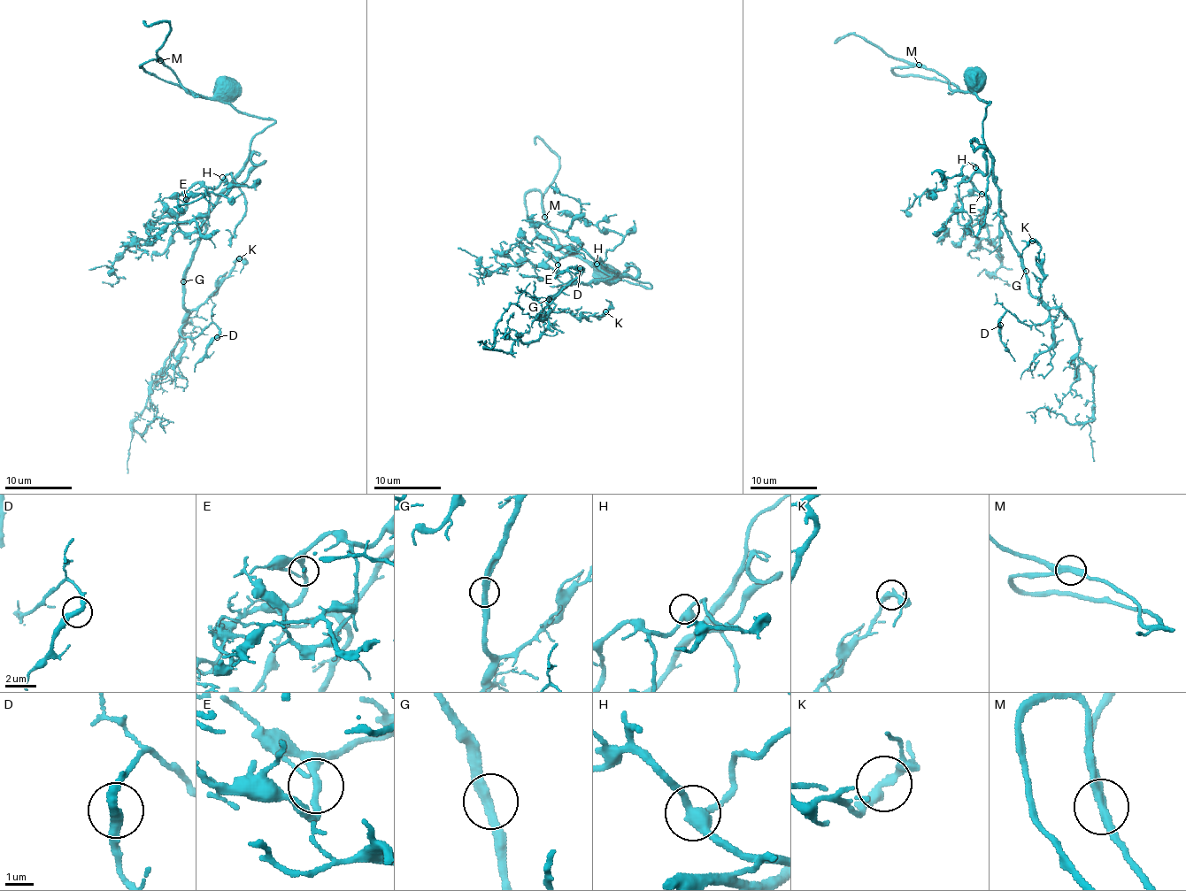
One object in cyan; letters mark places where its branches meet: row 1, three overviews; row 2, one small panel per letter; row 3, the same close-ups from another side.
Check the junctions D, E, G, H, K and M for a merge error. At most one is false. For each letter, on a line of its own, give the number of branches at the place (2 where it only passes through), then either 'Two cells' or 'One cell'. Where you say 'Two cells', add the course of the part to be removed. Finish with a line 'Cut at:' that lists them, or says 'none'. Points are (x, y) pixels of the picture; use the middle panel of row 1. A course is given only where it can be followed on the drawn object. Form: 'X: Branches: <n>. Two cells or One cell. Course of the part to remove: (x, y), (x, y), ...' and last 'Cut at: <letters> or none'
D: Branches: 2. One cell
E: Branches: 2. One cell
G: Branches: 2. One cell
H: Branches: 3. One cell
K: Branches: 2. One cell
M: Branches: 2. Two cells. Course of the part to remove: (544, 218), (542, 195), (558, 170), (559, 159), (537, 137), (535, 144)
Cut at: M

